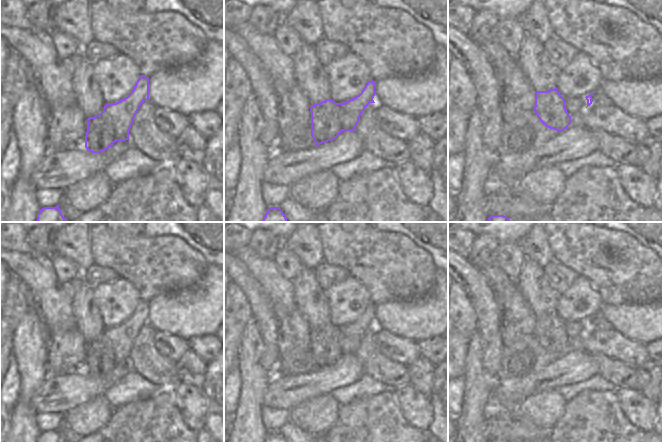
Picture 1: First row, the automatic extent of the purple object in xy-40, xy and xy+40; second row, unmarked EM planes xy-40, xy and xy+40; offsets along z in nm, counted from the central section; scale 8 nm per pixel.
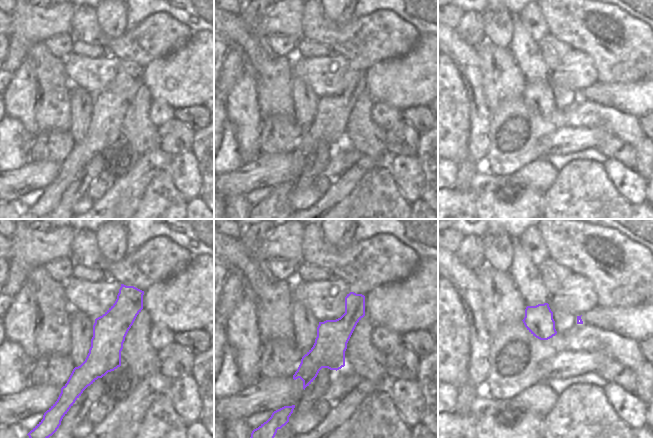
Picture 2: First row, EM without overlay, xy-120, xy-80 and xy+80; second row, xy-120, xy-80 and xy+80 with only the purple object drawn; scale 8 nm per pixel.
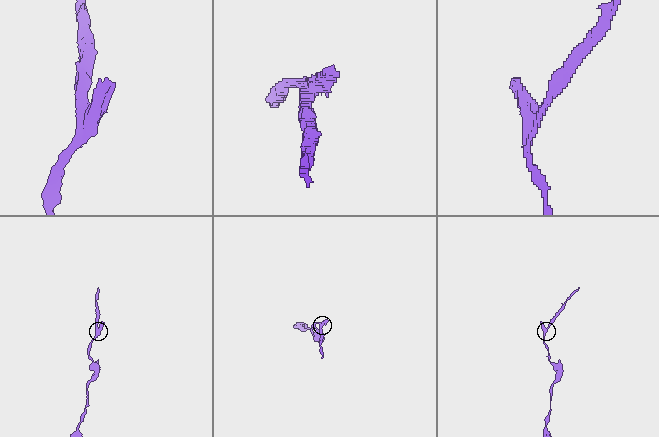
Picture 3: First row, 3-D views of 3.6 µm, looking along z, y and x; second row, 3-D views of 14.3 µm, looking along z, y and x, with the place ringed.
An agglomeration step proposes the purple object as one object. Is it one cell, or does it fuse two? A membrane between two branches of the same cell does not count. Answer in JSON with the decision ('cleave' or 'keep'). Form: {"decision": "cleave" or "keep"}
{"decision": "cleave"}

